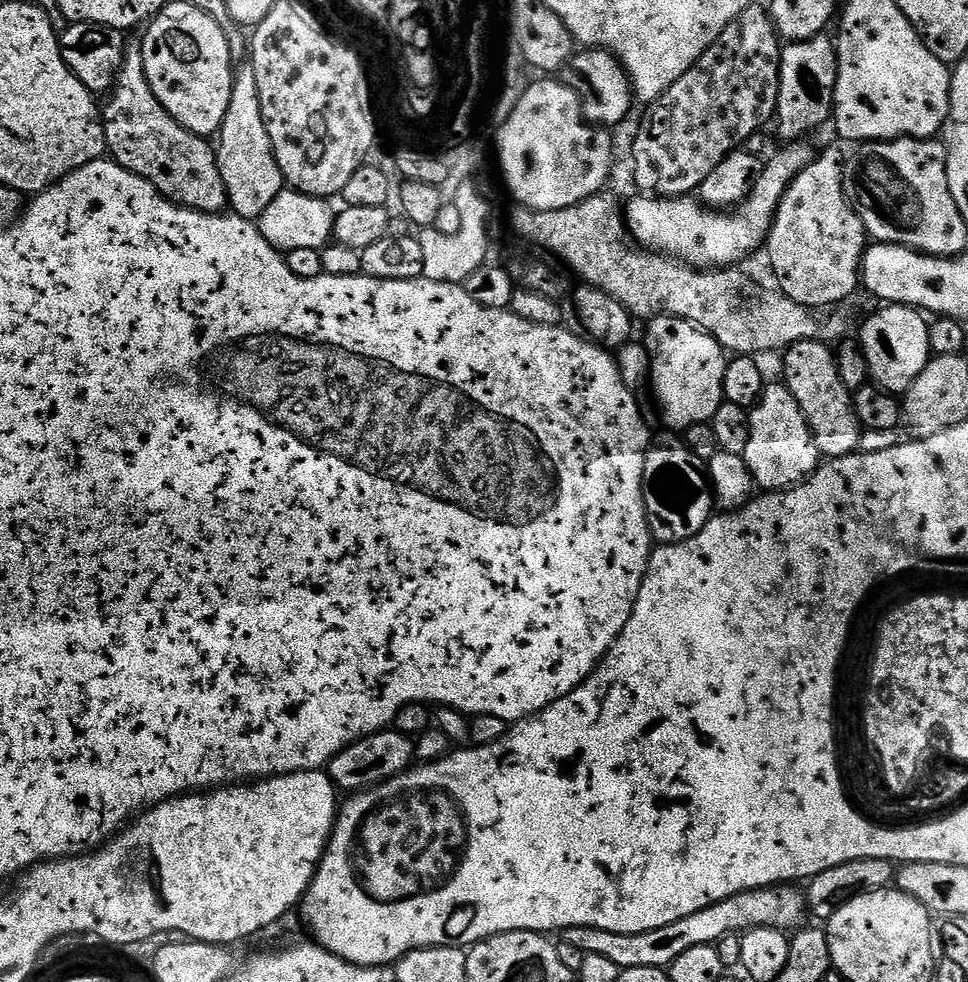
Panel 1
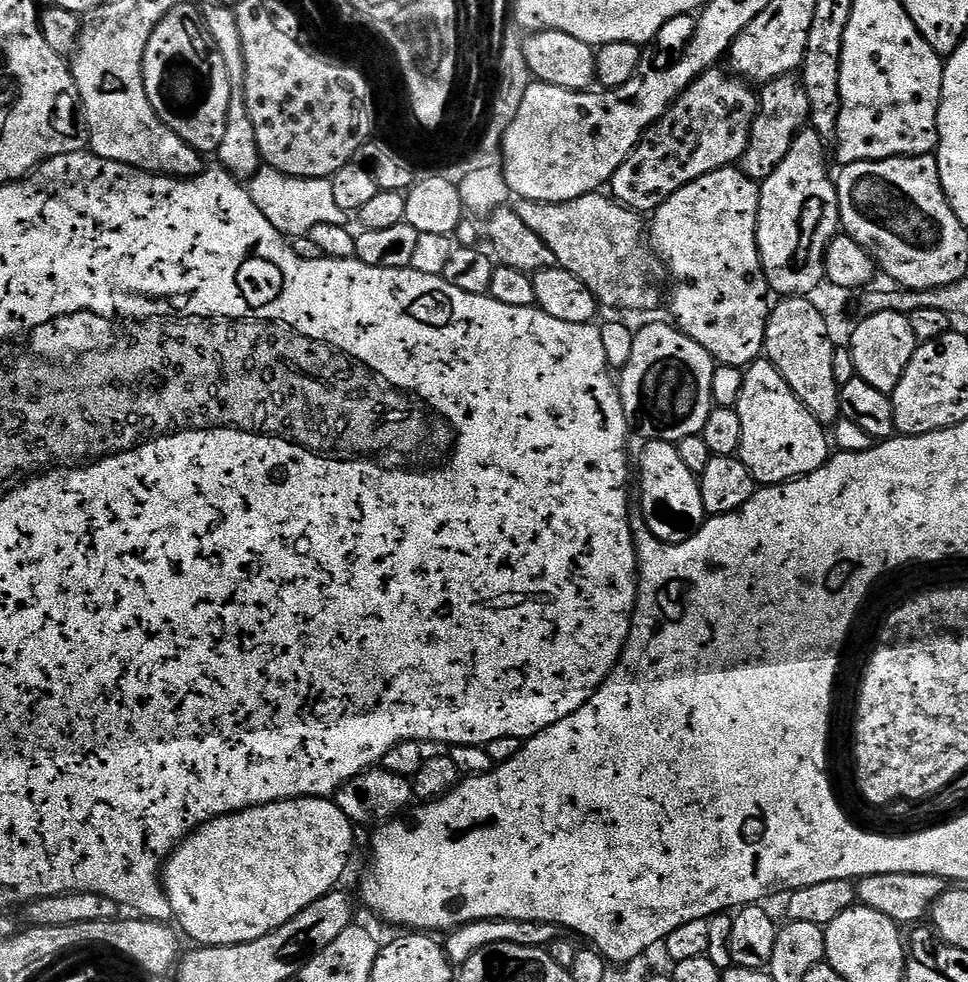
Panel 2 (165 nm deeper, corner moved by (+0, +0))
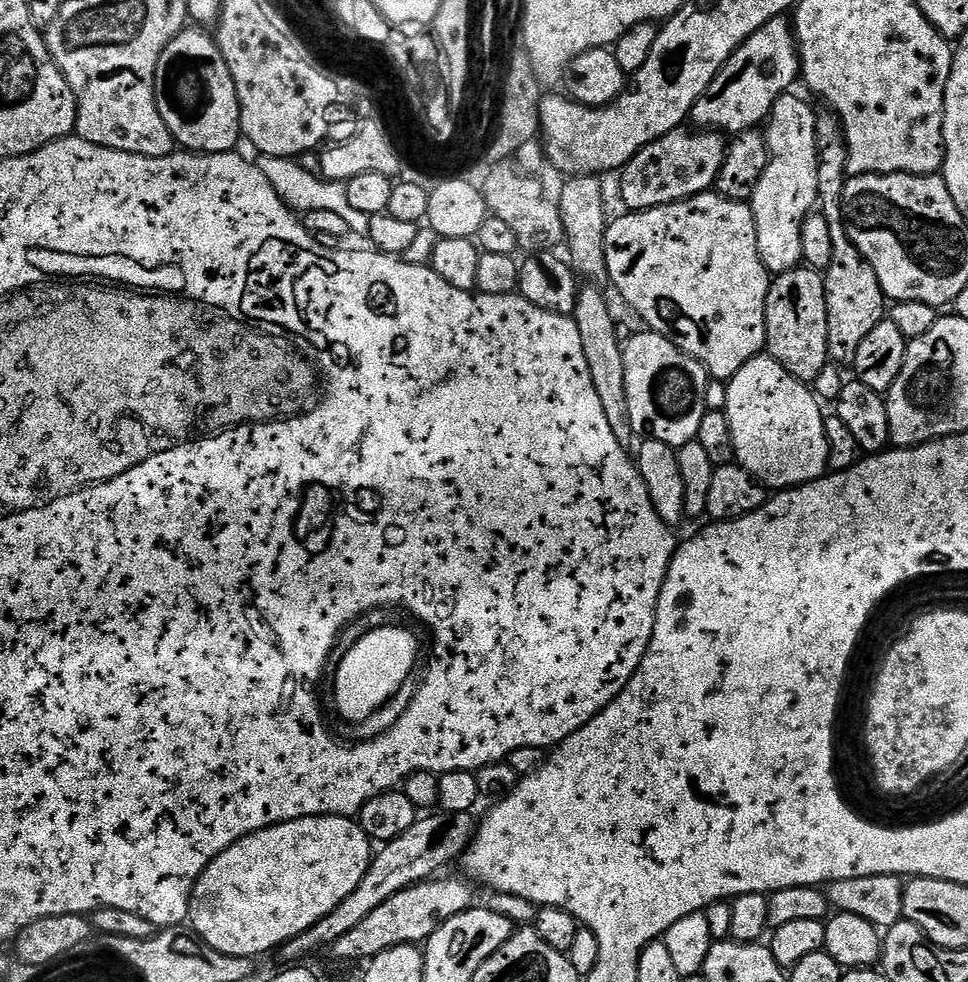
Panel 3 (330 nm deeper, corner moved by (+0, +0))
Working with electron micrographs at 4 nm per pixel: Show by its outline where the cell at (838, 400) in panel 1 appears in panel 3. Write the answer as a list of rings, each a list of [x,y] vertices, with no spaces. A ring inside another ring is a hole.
[[[797,266],[779,273],[769,283],[768,297],[762,305],[768,342],[767,355],[781,364],[794,378],[815,382],[829,364],[826,342],[826,290],[824,277],[814,268]]]

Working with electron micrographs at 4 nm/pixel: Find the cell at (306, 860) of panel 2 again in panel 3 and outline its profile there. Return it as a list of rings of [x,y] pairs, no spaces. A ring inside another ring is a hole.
[[[307,816],[246,834],[246,838],[222,850],[196,880],[188,907],[191,931],[227,956],[260,958],[263,952],[275,953],[287,940],[310,930],[326,914],[342,906],[358,890],[358,882],[366,878],[373,855],[373,841],[350,816]]]

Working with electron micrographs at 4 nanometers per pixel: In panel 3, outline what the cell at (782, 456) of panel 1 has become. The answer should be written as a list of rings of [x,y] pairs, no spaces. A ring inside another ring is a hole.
[[[761,354],[750,358],[750,362],[746,362],[742,366],[742,370],[738,370],[738,374],[734,374],[732,379],[727,381],[727,385],[728,393],[726,394],[726,406],[722,411],[726,414],[726,418],[730,422],[730,434],[732,435],[734,450],[736,451],[734,457],[735,463],[746,469],[755,480],[760,481],[765,489],[783,490],[786,488],[797,488],[800,484],[808,484],[811,480],[816,480],[819,476],[823,476],[829,471],[828,443],[826,442],[826,430],[824,429],[825,413],[823,411],[820,412],[820,407],[822,407],[821,401],[818,399],[815,391],[813,391],[805,381],[791,376],[774,357]]]

